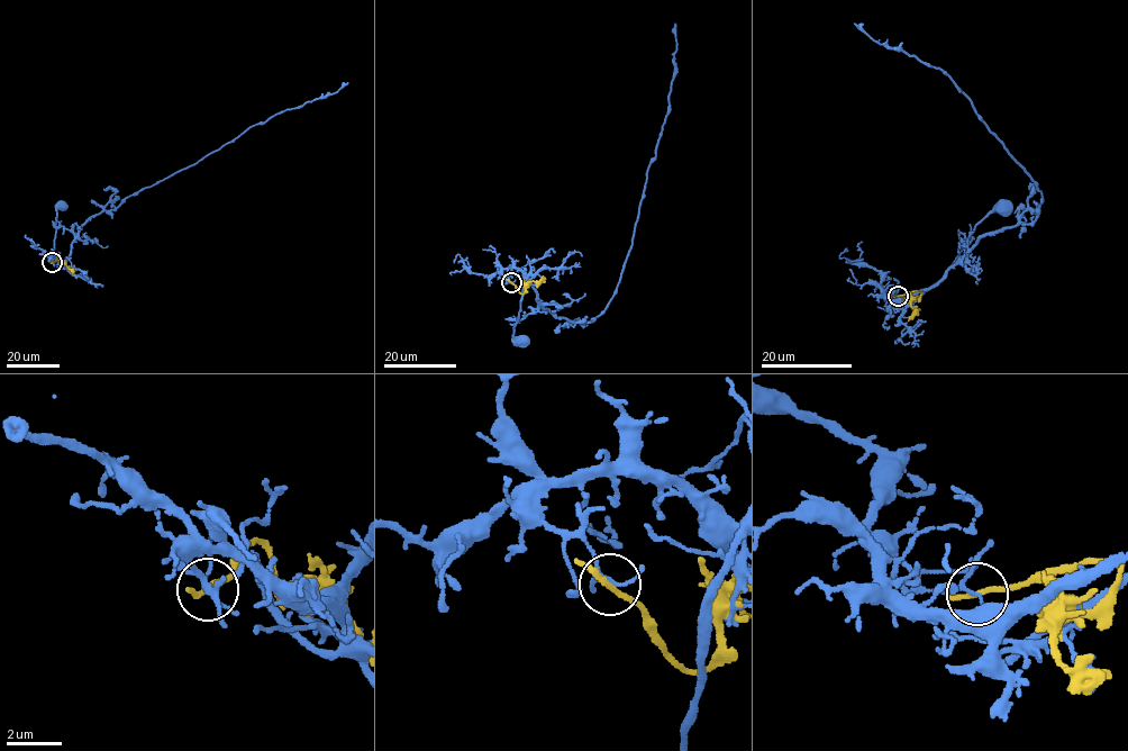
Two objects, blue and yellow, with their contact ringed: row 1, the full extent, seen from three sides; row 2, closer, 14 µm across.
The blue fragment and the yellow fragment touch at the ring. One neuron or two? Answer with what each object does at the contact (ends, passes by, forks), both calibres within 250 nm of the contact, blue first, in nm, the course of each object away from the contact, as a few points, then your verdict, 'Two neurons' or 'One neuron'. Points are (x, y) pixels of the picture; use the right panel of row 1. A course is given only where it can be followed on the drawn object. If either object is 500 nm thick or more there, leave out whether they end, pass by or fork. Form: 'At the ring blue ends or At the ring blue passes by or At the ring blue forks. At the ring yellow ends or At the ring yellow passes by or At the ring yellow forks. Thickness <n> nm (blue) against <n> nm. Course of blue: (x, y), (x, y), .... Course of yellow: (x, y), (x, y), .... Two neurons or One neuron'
At the ring blue forks. At the ring yellow passes by. Thickness 100 nm (blue) against 170 nm. Course of blue: (898, 296), (883, 290), (890, 298), (908, 298), (927, 290), (965, 254), (975, 226), (1006, 208). Course of yellow: (898, 296), (921, 291), (916, 299), (910, 299), (913, 311), (908, 320). Two neurons

